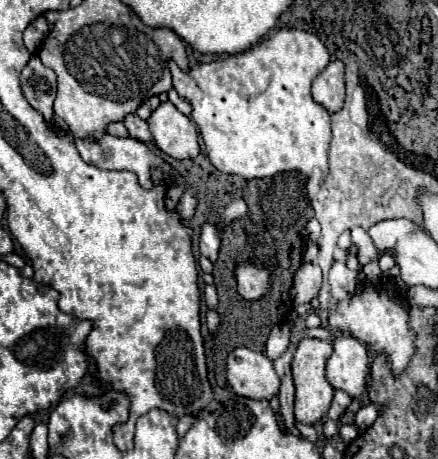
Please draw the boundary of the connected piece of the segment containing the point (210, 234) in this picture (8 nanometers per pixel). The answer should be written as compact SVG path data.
M206 220L200 226L200 242L198 242L198 248L200 248L200 254L202 256L206 256L210 260L216 260L218 248L220 248L220 228L218 228L216 222Z

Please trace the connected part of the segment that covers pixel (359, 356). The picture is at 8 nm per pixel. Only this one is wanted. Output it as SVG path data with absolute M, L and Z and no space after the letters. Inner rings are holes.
M336 336L334 352L326 362L326 376L328 382L336 390L348 392L352 398L360 398L366 390L368 378L368 350L352 336Z

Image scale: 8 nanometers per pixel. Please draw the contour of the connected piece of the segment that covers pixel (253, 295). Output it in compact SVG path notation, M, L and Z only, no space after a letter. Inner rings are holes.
M240 264L240 268L236 268L236 278L238 278L238 292L246 300L258 300L264 292L268 292L270 284L268 268L256 268L254 264Z

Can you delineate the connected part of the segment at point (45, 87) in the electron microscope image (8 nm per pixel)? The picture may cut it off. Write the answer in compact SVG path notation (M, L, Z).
M32 56L20 74L20 86L32 108L42 112L46 120L52 120L54 98L56 98L56 74L46 68L38 56Z

